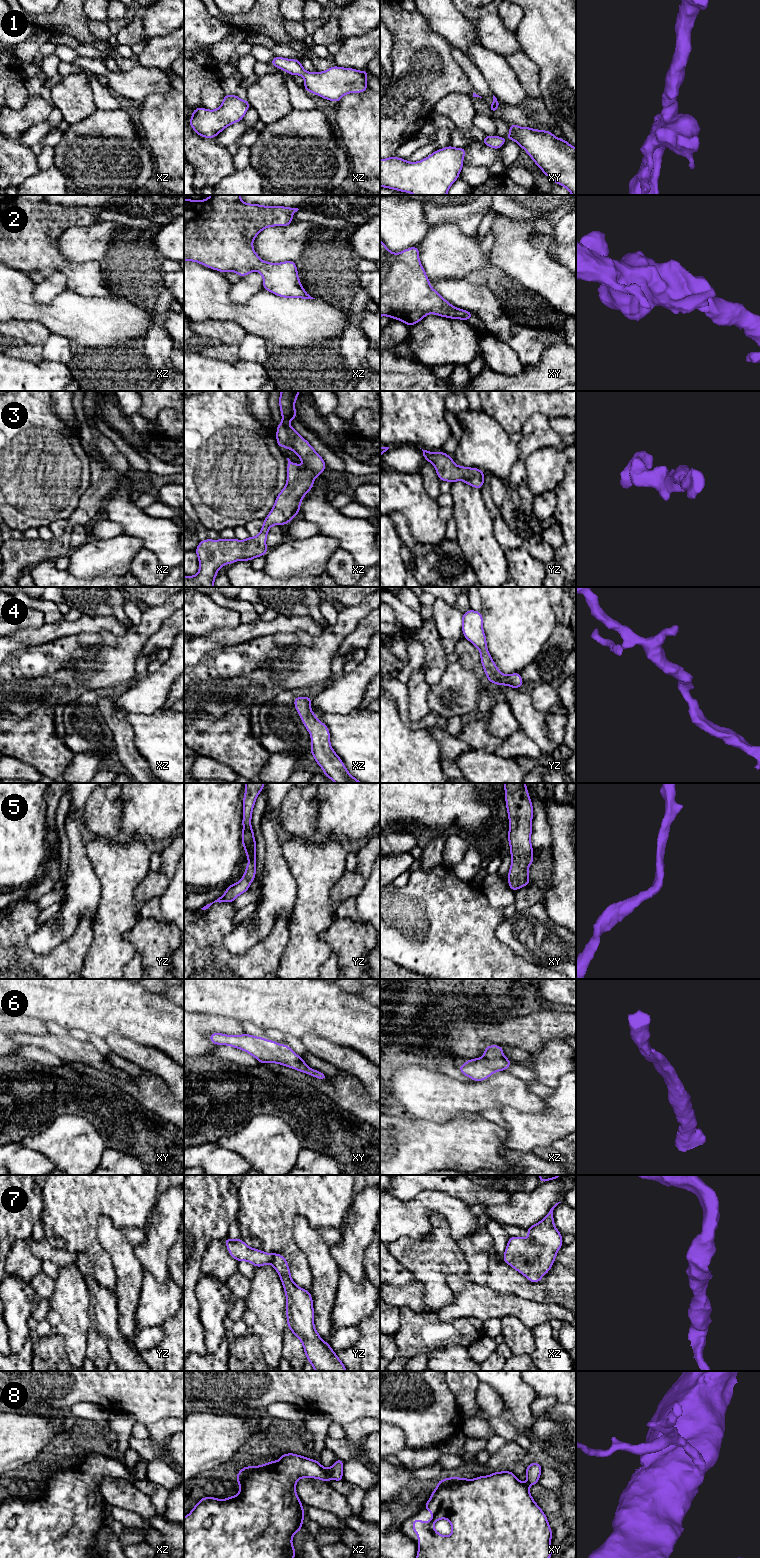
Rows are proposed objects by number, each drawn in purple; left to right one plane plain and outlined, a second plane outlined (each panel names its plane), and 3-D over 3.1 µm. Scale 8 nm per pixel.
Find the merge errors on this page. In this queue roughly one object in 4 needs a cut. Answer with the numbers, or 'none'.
none

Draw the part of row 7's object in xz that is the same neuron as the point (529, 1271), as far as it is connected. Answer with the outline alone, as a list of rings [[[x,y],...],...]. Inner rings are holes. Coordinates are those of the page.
[[[561,1202],[556,1203],[549,1213],[540,1222],[527,1228],[528,1238],[509,1237],[503,1255],[503,1260],[516,1271],[524,1275],[530,1282],[538,1283],[547,1274],[557,1256],[558,1250],[563,1246],[562,1234],[554,1225],[553,1210]]]

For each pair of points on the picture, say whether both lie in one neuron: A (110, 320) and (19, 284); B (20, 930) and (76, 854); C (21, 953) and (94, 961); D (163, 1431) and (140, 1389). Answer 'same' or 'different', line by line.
A: same
B: different
C: different
D: different

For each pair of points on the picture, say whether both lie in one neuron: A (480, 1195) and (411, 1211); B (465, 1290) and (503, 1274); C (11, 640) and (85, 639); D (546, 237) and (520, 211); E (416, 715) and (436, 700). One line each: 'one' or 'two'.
A: two
B: two
C: two
D: two
E: two

